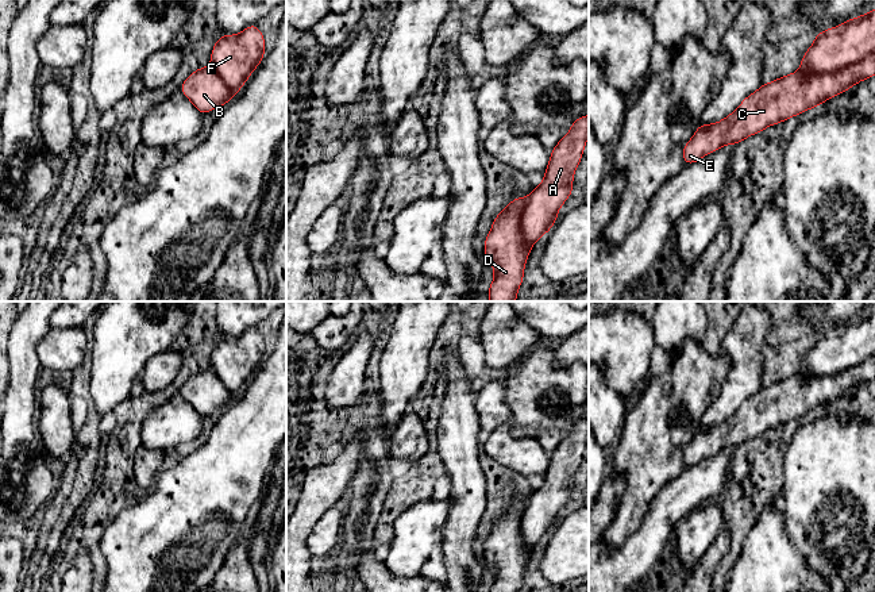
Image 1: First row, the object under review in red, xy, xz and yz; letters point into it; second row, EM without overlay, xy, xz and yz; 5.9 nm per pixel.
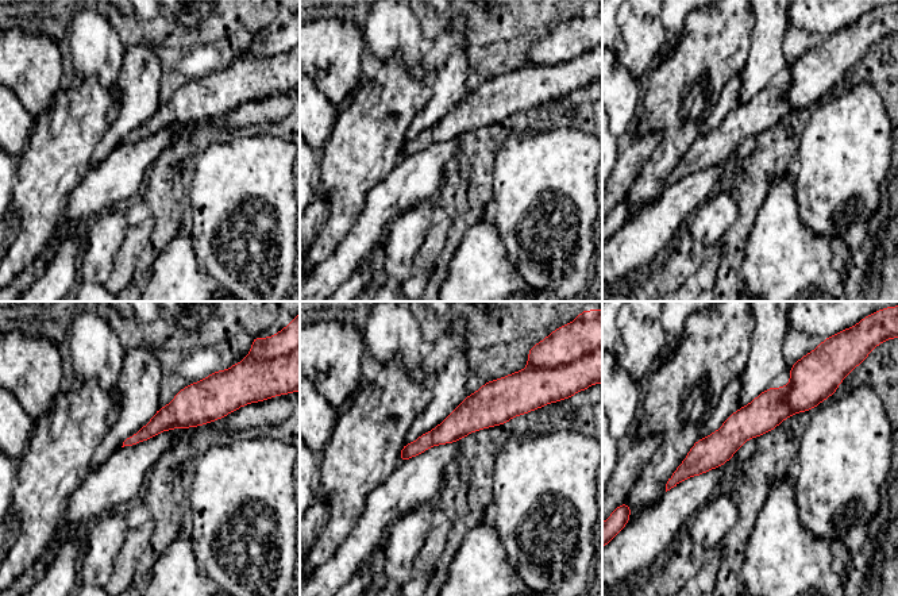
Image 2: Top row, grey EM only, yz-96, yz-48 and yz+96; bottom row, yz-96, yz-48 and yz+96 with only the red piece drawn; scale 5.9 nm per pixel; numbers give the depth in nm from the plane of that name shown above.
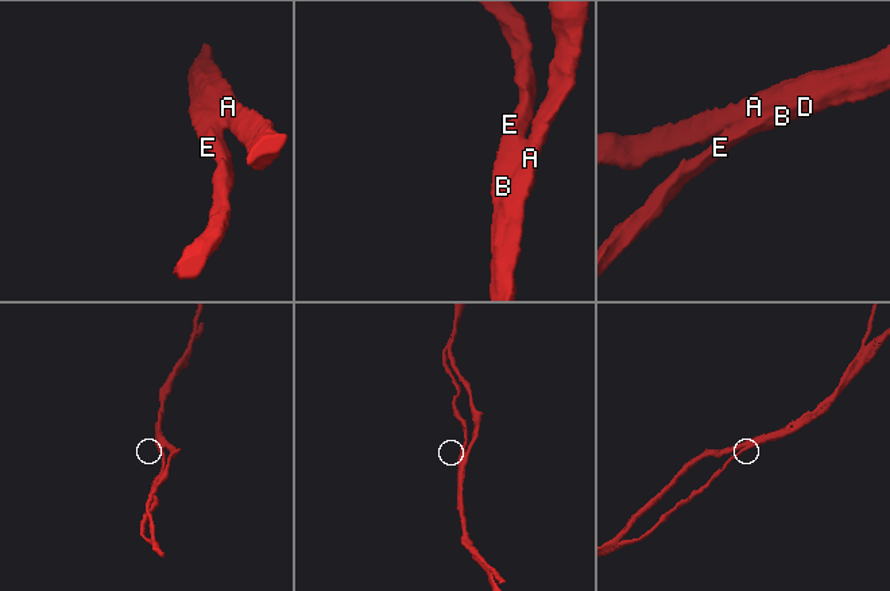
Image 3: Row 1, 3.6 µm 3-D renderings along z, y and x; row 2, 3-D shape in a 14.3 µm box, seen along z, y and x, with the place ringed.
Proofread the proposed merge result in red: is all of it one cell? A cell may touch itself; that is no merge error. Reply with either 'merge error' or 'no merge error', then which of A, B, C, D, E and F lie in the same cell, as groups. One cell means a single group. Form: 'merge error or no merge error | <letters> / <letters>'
merge error | A F / B C D E

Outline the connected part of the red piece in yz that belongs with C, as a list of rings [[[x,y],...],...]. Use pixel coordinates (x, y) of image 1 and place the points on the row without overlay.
[[[875,355],[845,372],[824,377],[794,374],[747,399],[737,412],[718,426],[704,427],[685,446],[682,458],[686,468],[717,454],[725,447],[737,447],[764,431],[824,407],[847,395],[857,385],[875,378]]]

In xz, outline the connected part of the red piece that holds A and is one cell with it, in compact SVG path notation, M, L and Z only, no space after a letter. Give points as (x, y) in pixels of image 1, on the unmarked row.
M589 418L579 419L568 431L570 437L563 438L551 454L543 485L532 491L521 515L521 537L529 553L541 538L550 535L559 520L559 511L573 497L574 474L582 462L585 446L589 441Z

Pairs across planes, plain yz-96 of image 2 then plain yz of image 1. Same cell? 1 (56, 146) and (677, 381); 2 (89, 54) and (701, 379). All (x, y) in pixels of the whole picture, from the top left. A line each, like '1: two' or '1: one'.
1: one
2: two

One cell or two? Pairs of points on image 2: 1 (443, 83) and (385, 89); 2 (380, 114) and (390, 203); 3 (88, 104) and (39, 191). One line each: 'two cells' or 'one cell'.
1: one cell
2: two cells
3: one cell

